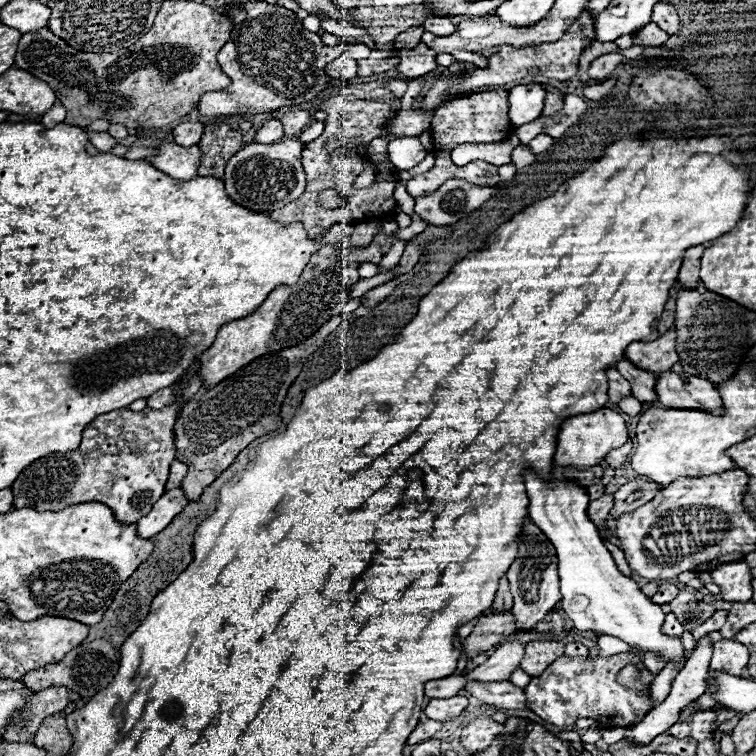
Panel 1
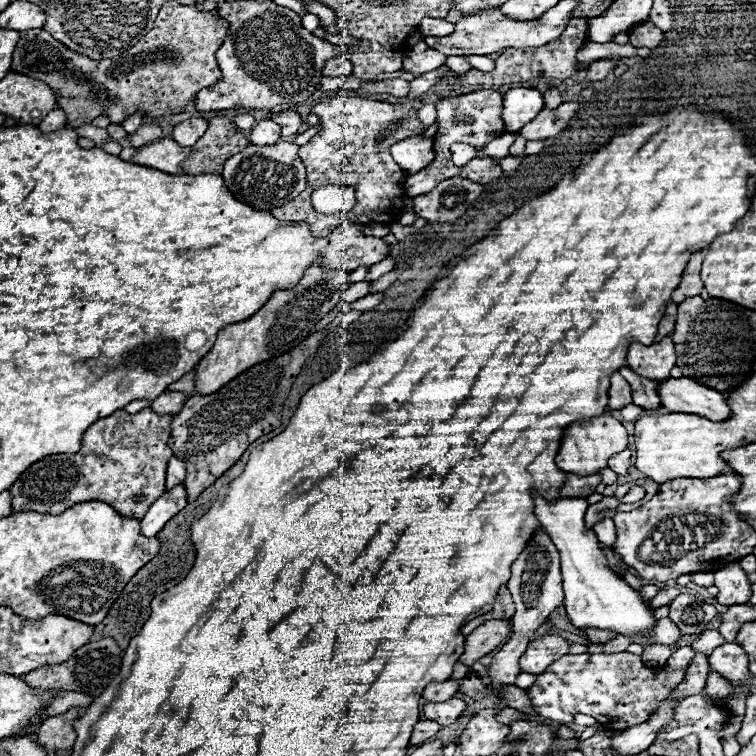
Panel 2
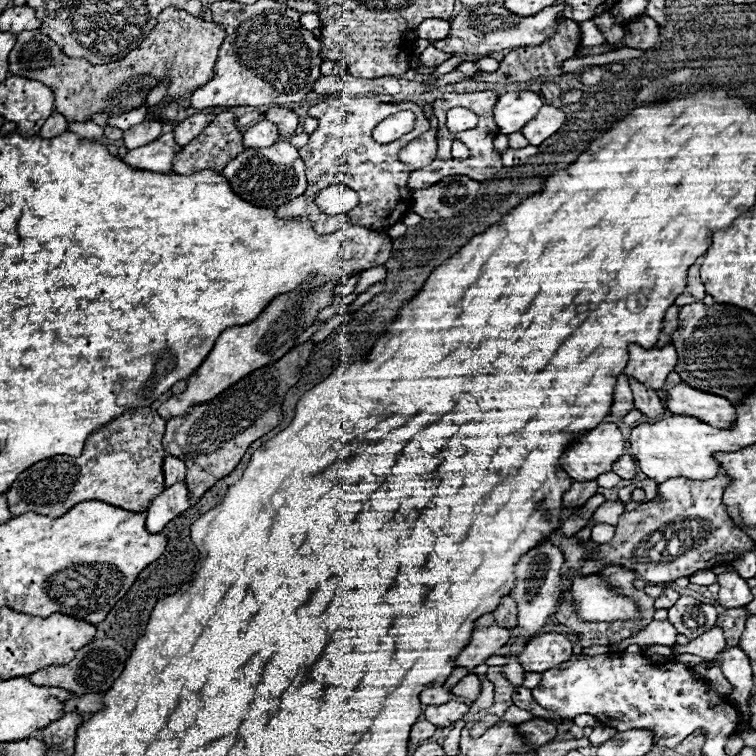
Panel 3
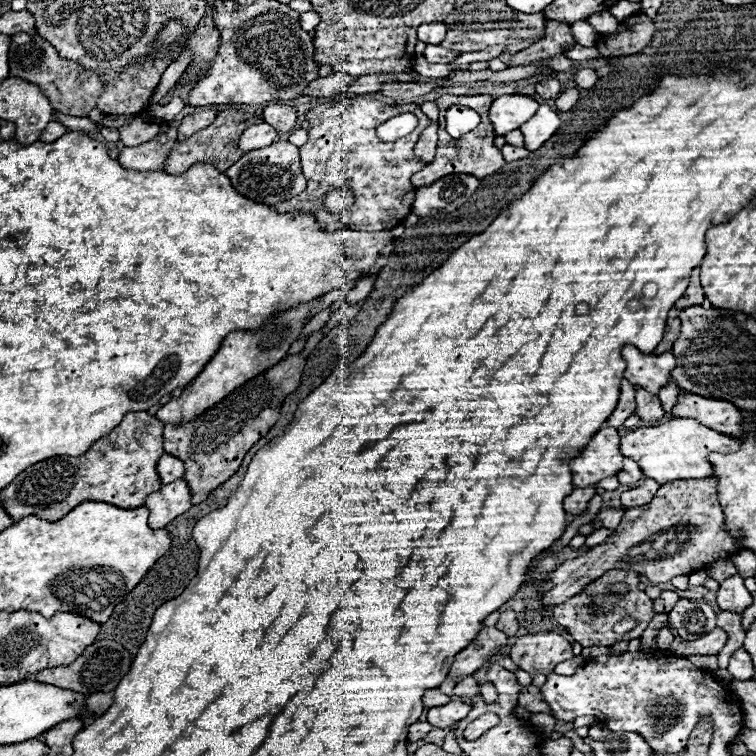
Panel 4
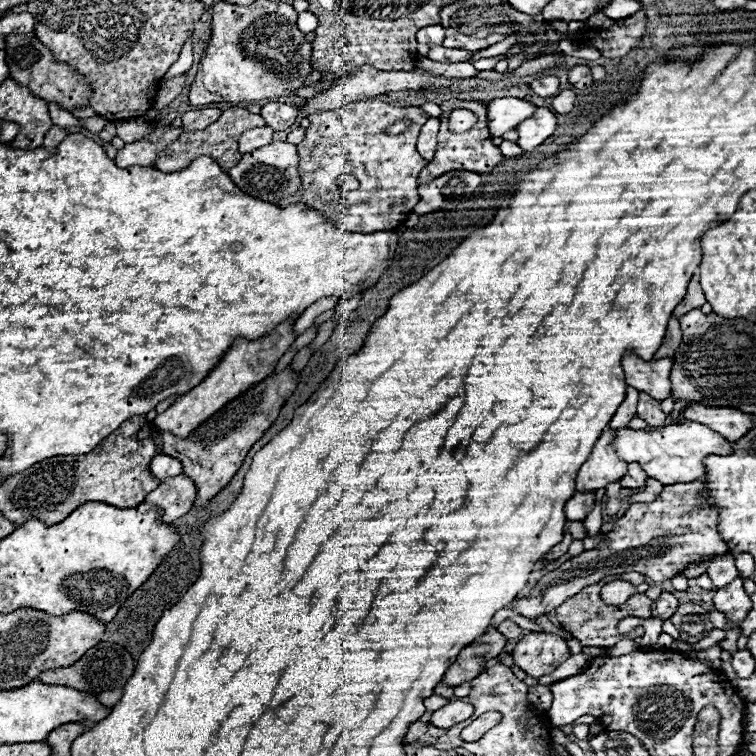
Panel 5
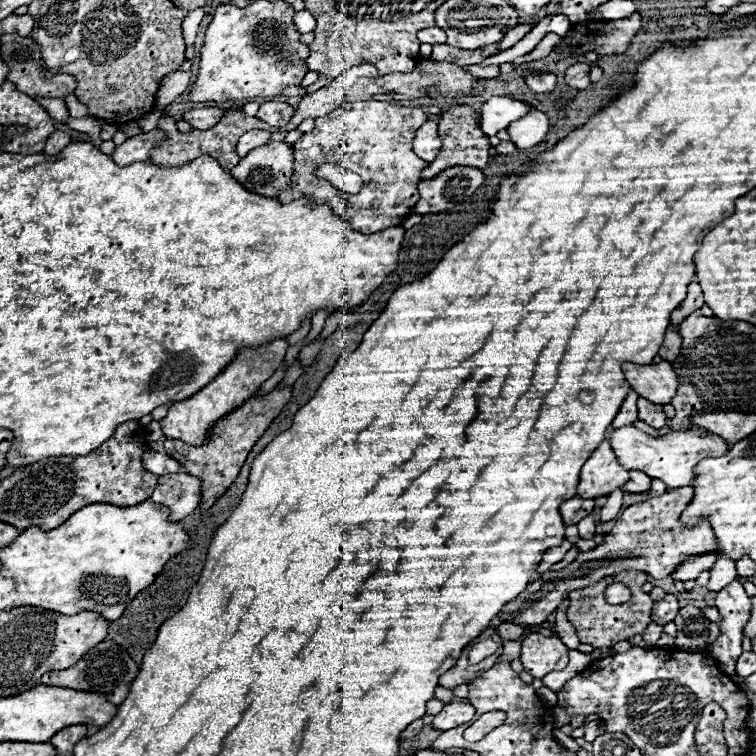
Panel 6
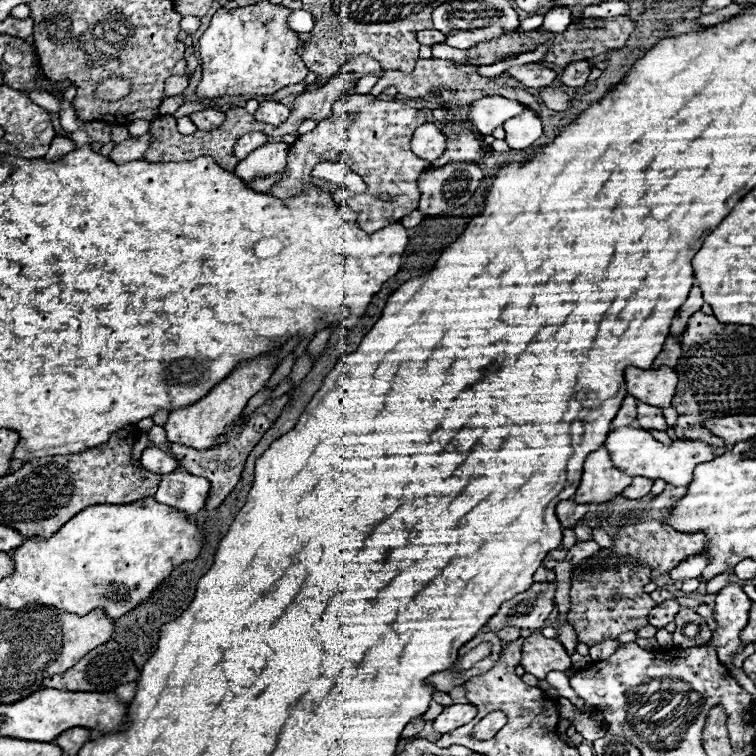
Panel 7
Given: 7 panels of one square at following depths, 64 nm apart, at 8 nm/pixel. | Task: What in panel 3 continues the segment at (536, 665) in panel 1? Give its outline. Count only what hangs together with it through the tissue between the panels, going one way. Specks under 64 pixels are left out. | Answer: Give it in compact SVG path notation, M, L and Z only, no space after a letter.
M540 632L532 636L518 652L518 662L526 672L546 672L572 656L572 642L558 632Z

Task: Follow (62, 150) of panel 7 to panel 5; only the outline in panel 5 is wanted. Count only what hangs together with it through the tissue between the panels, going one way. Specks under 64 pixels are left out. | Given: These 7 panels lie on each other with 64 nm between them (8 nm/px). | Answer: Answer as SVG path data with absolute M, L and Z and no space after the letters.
M52 126L52 128L48 130L48 134L44 136L44 144L42 144L42 146L48 146L48 150L50 150L50 148L58 146L66 136L68 136L68 132L66 132L64 128L60 128L60 126Z

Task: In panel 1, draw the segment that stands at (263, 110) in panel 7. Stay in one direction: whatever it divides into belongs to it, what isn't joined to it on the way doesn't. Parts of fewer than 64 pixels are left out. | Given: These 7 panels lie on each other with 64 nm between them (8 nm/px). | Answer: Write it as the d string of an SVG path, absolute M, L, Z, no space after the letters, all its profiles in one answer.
M296 110L296 112L290 112L290 114L284 114L278 118L284 126L284 134L286 136L294 136L296 132L300 132L304 126L308 126L310 122L310 114L306 110Z

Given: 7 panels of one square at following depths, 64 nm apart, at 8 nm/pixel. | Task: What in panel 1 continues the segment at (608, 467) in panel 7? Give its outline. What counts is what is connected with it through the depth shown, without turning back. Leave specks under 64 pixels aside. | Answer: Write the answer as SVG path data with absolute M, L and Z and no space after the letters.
M602 408L592 414L580 414L580 416L564 420L560 434L558 434L558 448L554 454L554 464L588 470L600 464L608 456L610 450L624 446L626 440L628 440L628 430L626 430L624 418L618 412L610 408Z

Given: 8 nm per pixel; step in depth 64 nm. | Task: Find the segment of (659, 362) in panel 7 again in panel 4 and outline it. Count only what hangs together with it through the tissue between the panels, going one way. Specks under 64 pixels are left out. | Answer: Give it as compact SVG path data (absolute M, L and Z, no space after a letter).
M672 308L670 314L668 314L668 324L666 324L664 338L662 338L662 342L658 344L658 348L654 350L654 354L664 354L664 352L672 350L674 342L678 340L678 336L680 336L680 320L678 320L678 312Z

